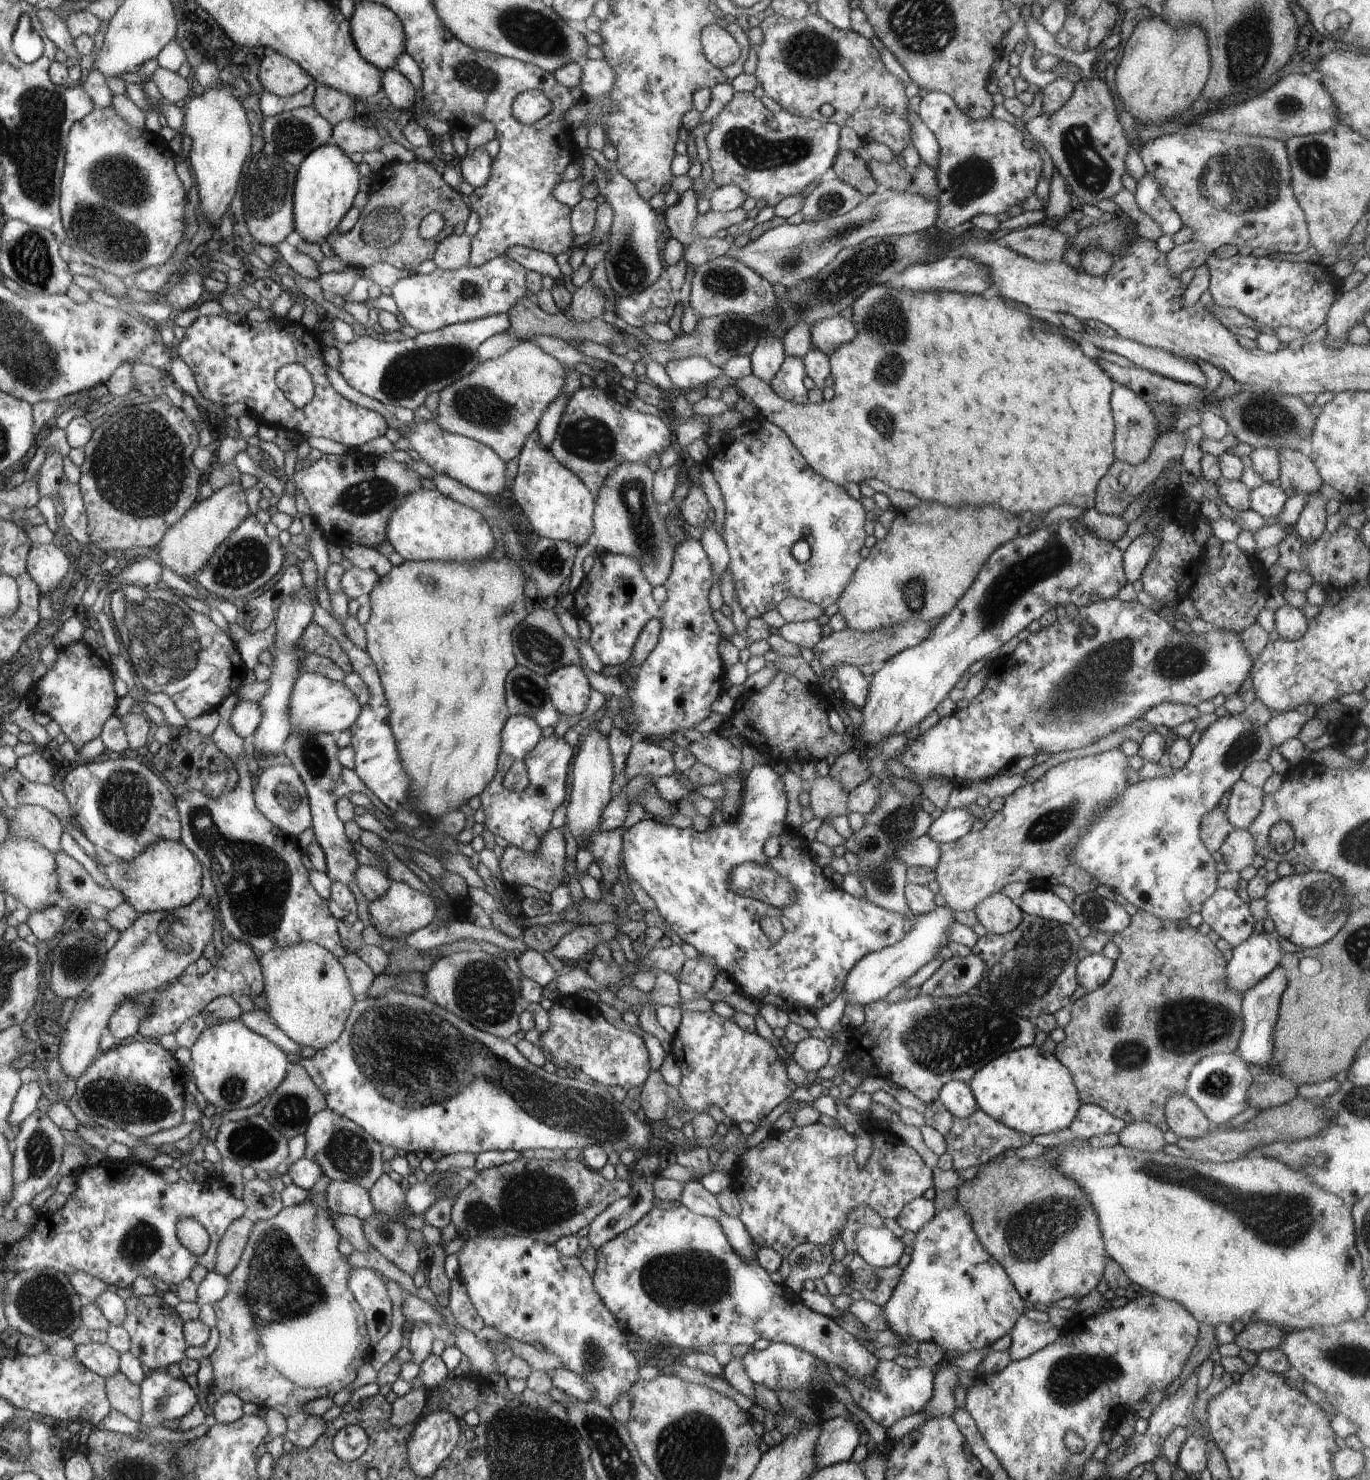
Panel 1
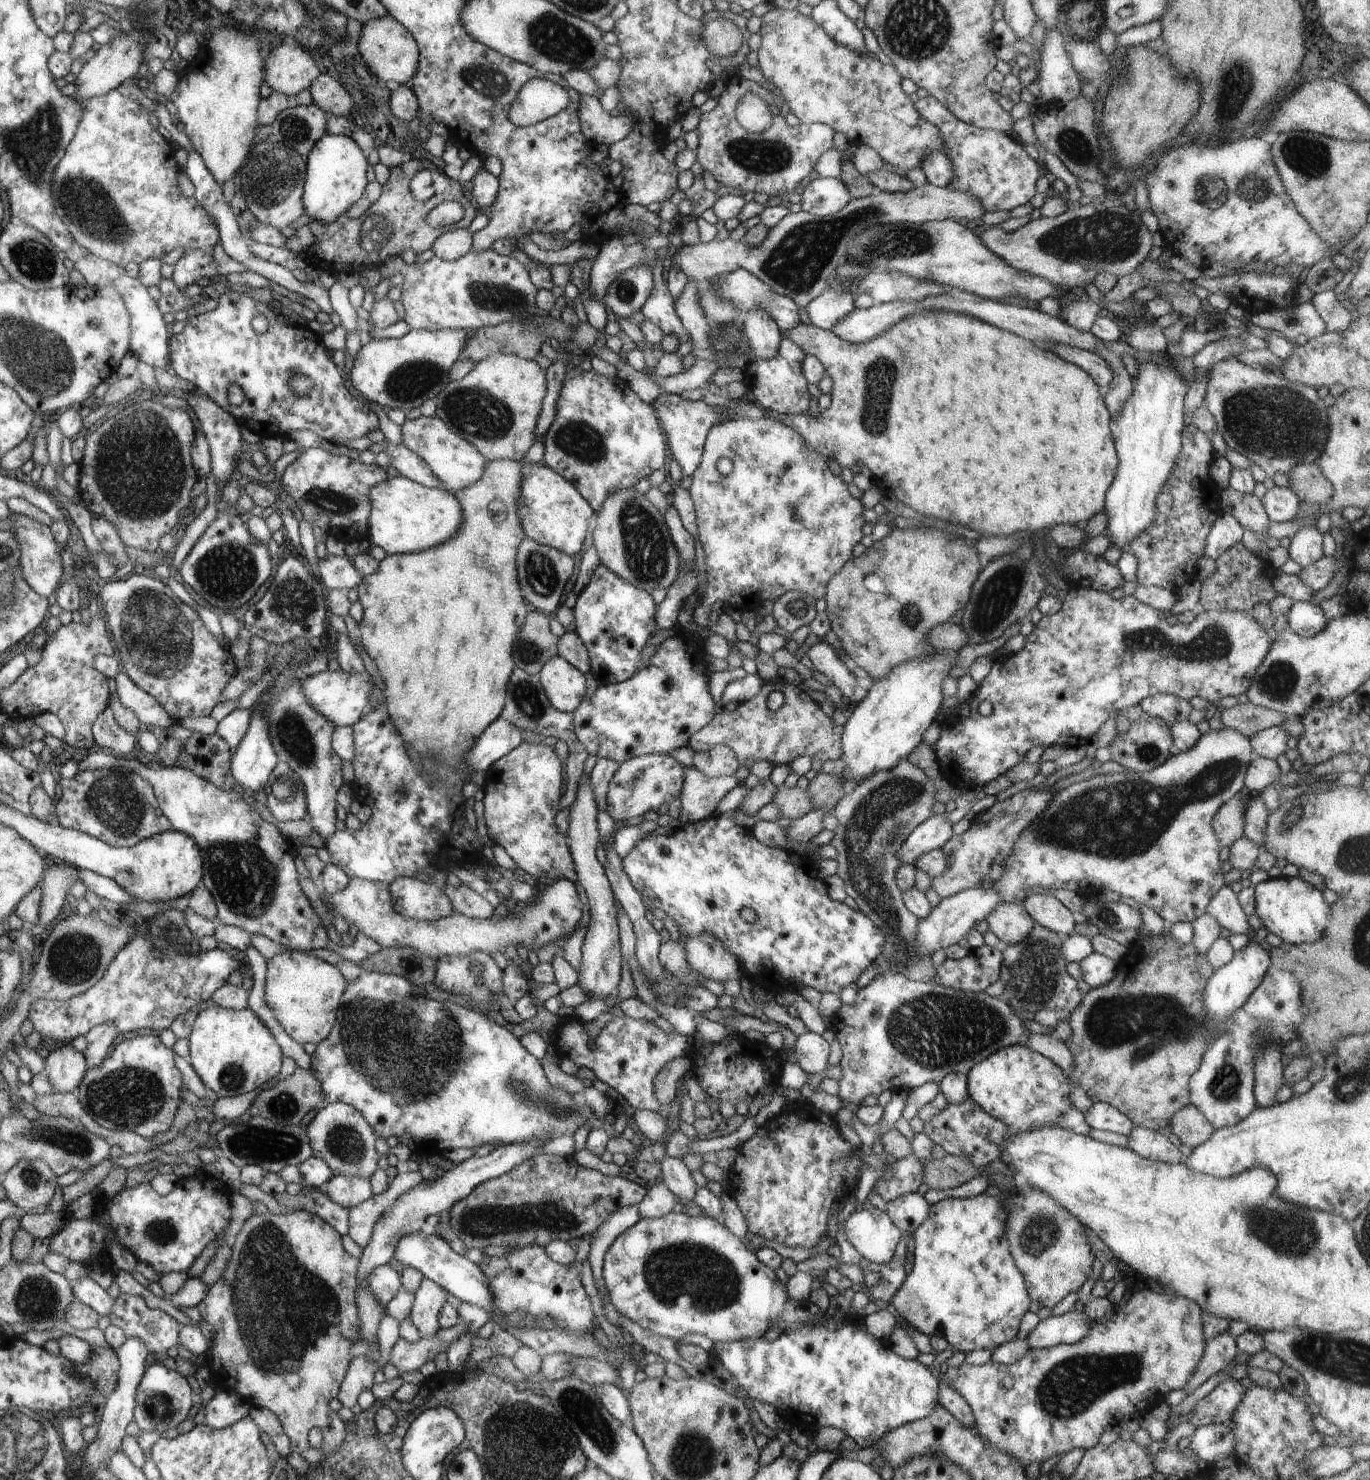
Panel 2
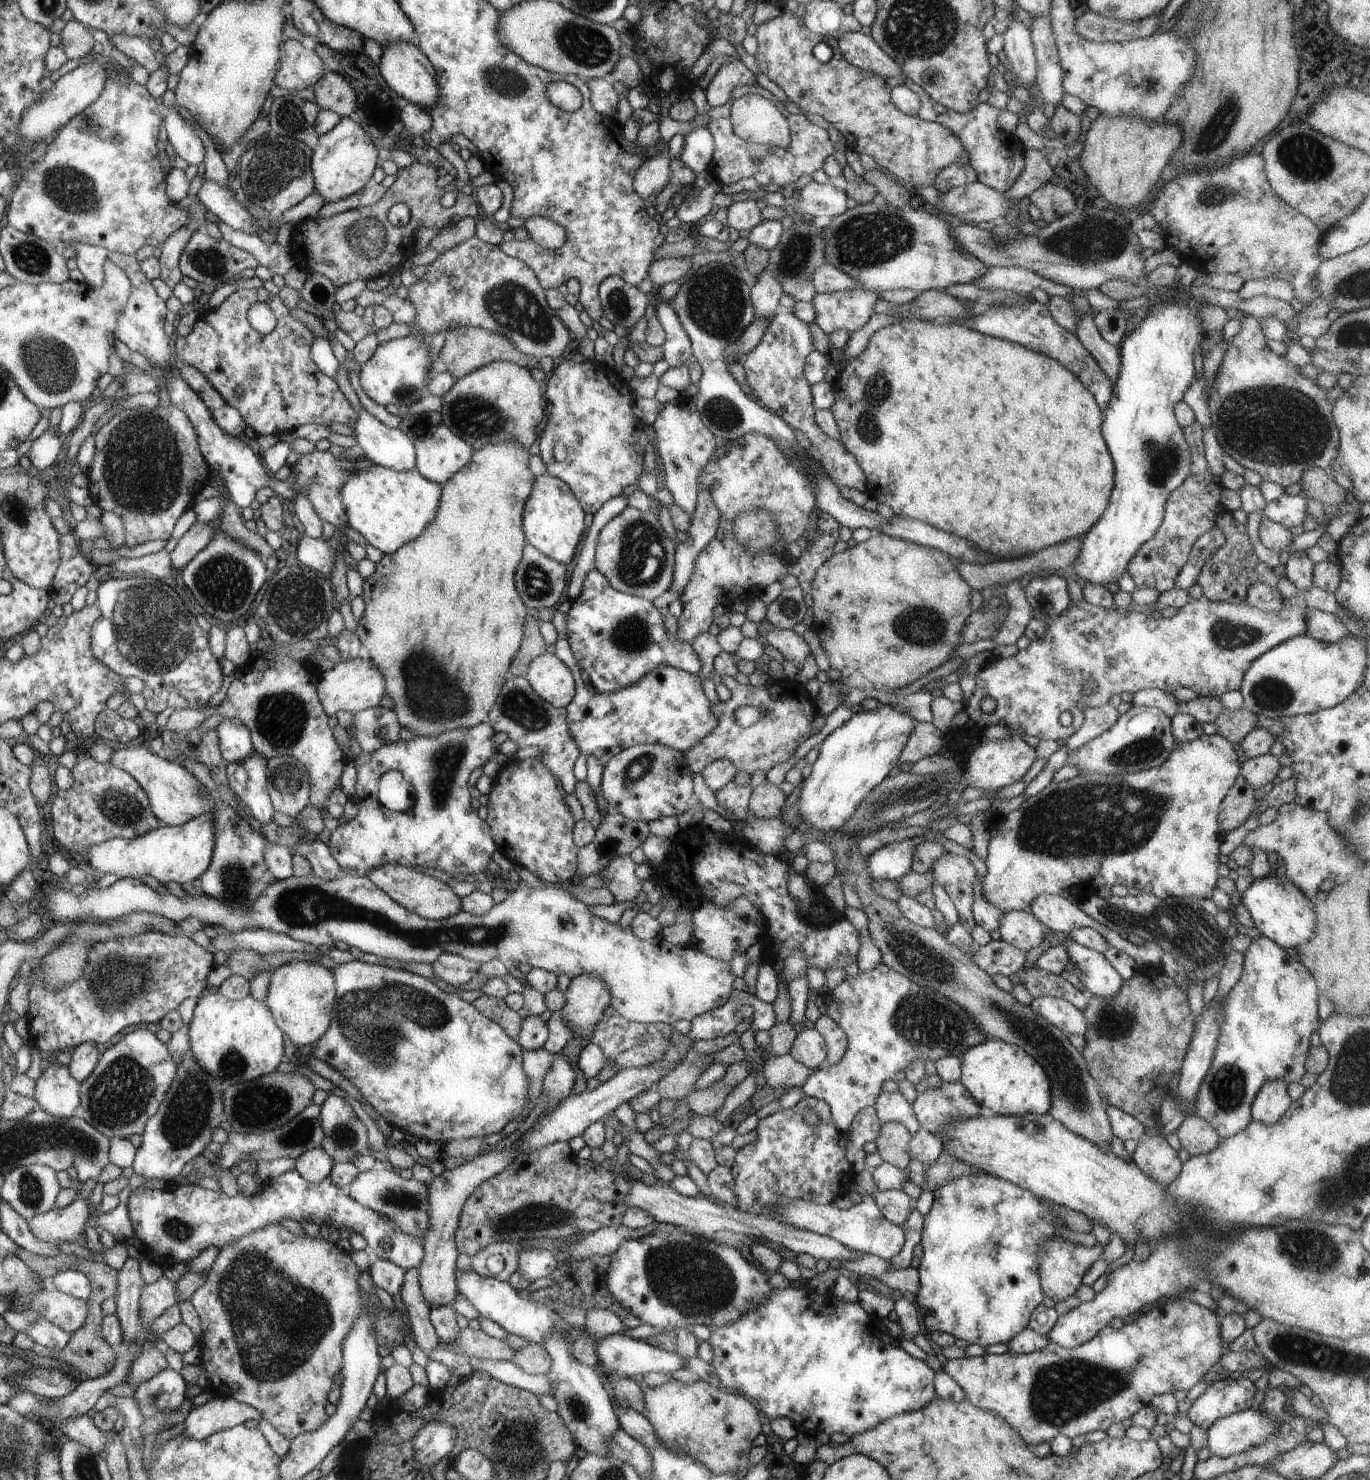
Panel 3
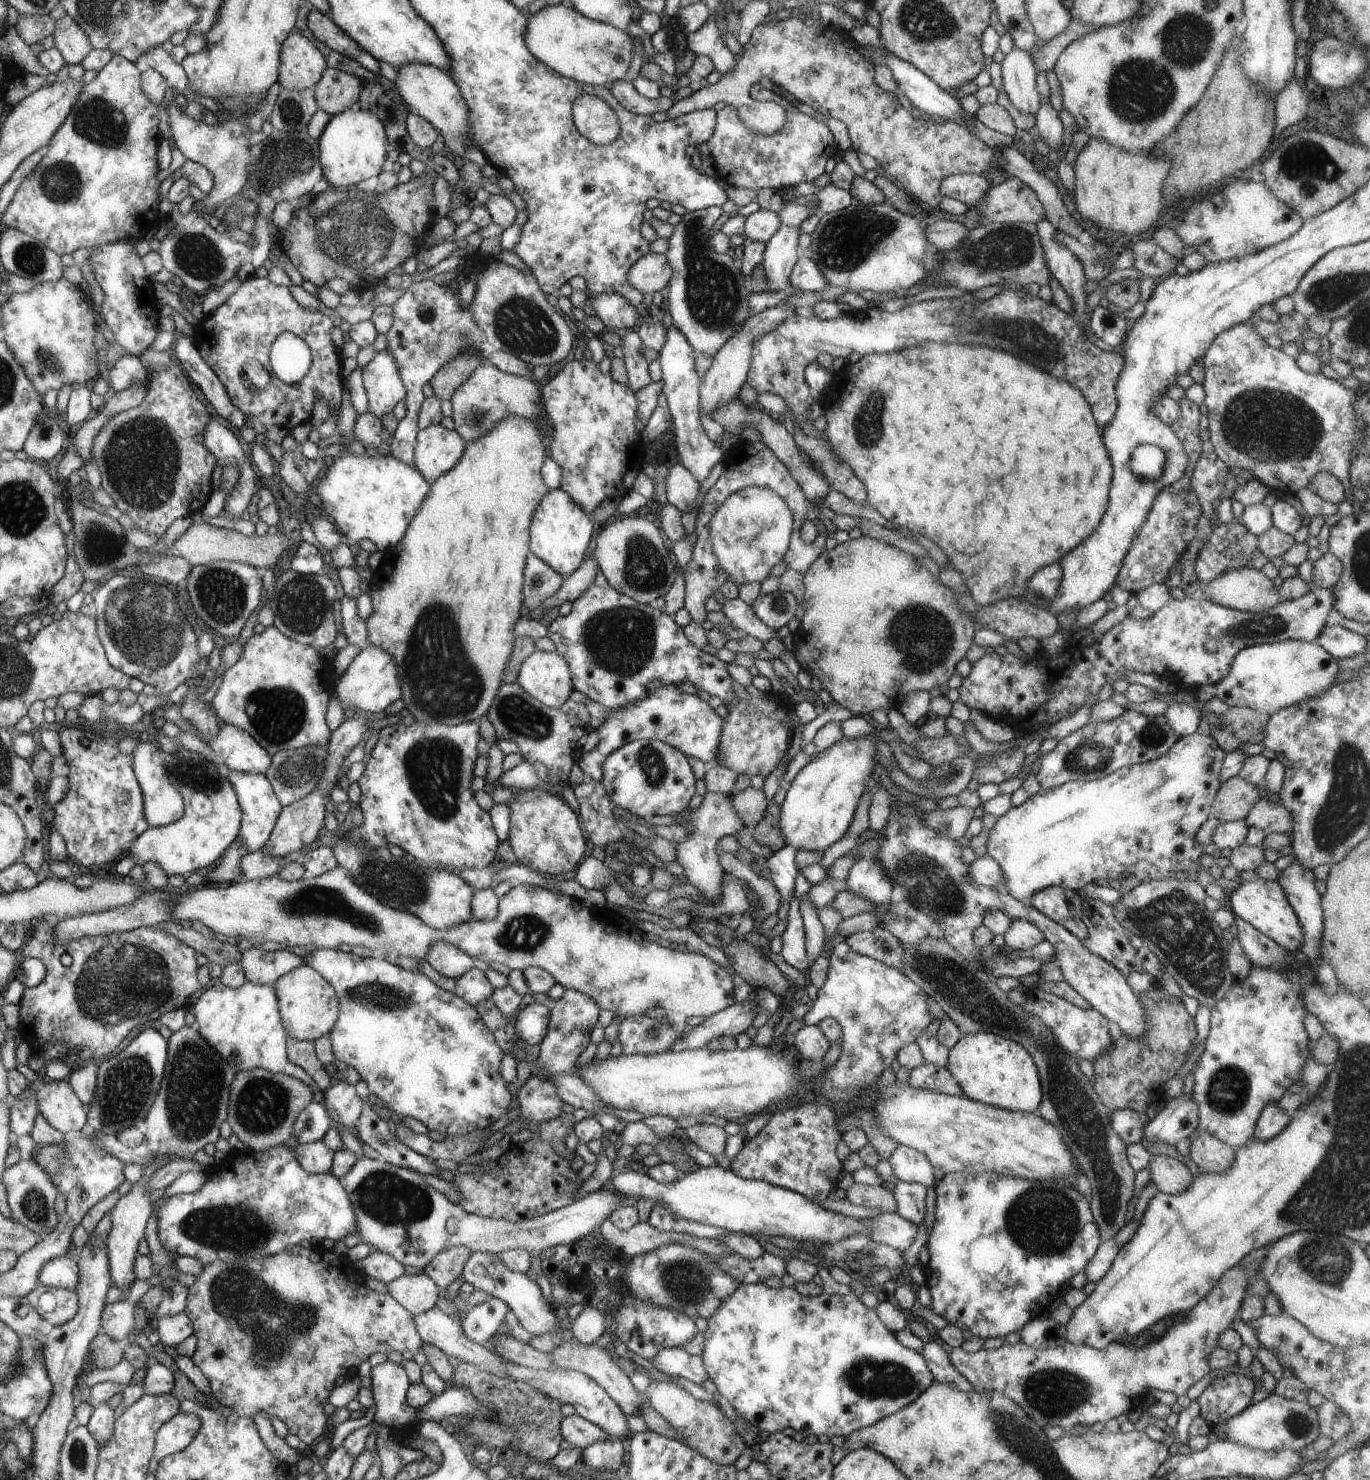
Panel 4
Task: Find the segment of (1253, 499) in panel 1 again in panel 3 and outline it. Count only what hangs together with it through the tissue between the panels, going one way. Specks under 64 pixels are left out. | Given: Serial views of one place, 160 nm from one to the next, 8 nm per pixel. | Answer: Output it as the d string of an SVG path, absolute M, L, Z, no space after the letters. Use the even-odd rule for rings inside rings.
M1283 493L1279 498L1269 501L1263 508L1263 517L1282 524L1287 529L1300 526L1307 516L1306 497Z

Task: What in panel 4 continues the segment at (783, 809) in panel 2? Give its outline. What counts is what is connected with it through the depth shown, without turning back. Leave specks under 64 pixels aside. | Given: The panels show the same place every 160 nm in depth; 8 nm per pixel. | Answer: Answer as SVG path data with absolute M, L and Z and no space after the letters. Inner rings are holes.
M752 787L733 793L730 802L736 810L734 814L738 814L738 818L742 818L742 822L744 822L744 826L750 829L758 825L758 822L764 818L770 804L762 789Z

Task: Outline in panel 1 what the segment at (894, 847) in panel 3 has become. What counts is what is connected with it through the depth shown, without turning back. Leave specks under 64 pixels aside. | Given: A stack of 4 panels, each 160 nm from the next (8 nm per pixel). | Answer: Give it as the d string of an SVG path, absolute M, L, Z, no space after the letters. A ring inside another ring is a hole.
M964 807L944 810L942 816L933 821L926 835L933 838L938 844L949 843L972 831L972 824L976 822L976 819Z

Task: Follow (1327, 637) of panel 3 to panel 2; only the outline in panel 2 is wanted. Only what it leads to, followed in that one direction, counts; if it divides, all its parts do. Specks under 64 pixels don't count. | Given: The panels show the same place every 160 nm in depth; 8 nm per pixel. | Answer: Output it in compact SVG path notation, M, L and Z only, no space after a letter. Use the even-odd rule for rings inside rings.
M1294 601L1294 605L1286 613L1286 618L1288 630L1302 637L1315 636L1326 630L1326 626L1330 624L1320 606L1304 601Z

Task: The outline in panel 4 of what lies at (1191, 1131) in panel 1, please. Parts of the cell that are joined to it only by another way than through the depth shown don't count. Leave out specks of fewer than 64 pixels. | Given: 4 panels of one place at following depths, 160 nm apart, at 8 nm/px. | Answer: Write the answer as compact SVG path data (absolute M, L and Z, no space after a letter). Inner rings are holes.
M1198 1129L1196 1134L1190 1137L1189 1156L1200 1171L1222 1174L1234 1164L1236 1149L1220 1142L1218 1138L1210 1135L1210 1132Z

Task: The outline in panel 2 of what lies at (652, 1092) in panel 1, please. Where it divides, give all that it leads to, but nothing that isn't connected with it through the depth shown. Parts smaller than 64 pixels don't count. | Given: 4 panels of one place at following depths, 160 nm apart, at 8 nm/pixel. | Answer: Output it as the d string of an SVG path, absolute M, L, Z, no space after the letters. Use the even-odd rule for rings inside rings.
M677 1057L669 1062L654 1079L655 1094L660 1105L669 1107L676 1098L676 1083L687 1072L690 1072L690 1060Z

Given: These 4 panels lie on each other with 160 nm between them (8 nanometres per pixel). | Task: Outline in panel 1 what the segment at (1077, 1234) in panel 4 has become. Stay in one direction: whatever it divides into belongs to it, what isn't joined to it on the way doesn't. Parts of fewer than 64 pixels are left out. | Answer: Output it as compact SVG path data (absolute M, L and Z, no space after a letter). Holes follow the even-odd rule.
M958 1204L937 1211L917 1233L911 1261L894 1287L890 1300L883 1306L888 1329L905 1344L934 1343L945 1352L966 1353L991 1346L1009 1334L1018 1317L1025 1313L1025 1300L1015 1289L1009 1274L984 1250L974 1232L969 1215Z

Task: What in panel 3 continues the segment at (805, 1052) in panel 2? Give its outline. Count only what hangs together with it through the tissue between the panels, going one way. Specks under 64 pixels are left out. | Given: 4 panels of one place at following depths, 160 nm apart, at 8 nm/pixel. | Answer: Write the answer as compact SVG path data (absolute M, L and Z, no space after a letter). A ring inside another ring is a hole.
M805 1029L797 1034L789 1053L790 1056L810 1070L820 1069L822 1064L827 1063L827 1048L824 1038L814 1029Z

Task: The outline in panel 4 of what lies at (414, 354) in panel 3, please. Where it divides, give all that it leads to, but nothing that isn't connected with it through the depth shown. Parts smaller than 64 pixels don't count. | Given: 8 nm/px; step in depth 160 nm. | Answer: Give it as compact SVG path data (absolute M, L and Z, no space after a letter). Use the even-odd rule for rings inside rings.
M387 350L376 353L372 361L362 368L362 382L368 395L369 413L380 420L392 413L404 396L408 396L397 360Z

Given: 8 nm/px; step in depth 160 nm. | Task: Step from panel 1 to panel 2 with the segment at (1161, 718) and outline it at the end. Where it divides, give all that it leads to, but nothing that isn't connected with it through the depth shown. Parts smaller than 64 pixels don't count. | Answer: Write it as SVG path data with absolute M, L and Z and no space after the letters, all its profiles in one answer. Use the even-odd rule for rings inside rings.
M1156 692L1154 696L1142 698L1140 708L1150 716L1162 718L1171 727L1174 722L1183 722L1188 719L1192 706L1189 701L1177 698L1172 694Z

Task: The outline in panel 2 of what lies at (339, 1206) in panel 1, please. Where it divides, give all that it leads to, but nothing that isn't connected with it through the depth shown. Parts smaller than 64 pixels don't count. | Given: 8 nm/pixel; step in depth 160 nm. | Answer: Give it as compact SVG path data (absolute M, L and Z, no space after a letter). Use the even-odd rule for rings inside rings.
M342 1174L334 1175L326 1184L326 1194L328 1194L329 1200L348 1210L374 1196L368 1178L343 1176Z

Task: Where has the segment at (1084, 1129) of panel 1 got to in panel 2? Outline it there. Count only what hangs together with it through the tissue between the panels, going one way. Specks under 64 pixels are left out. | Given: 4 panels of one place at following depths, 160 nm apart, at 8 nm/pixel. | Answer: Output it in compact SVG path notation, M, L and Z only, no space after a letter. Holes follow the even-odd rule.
M1094 1103L1086 1118L1090 1128L1113 1132L1122 1136L1128 1137L1128 1134L1135 1128L1120 1110L1107 1103Z

